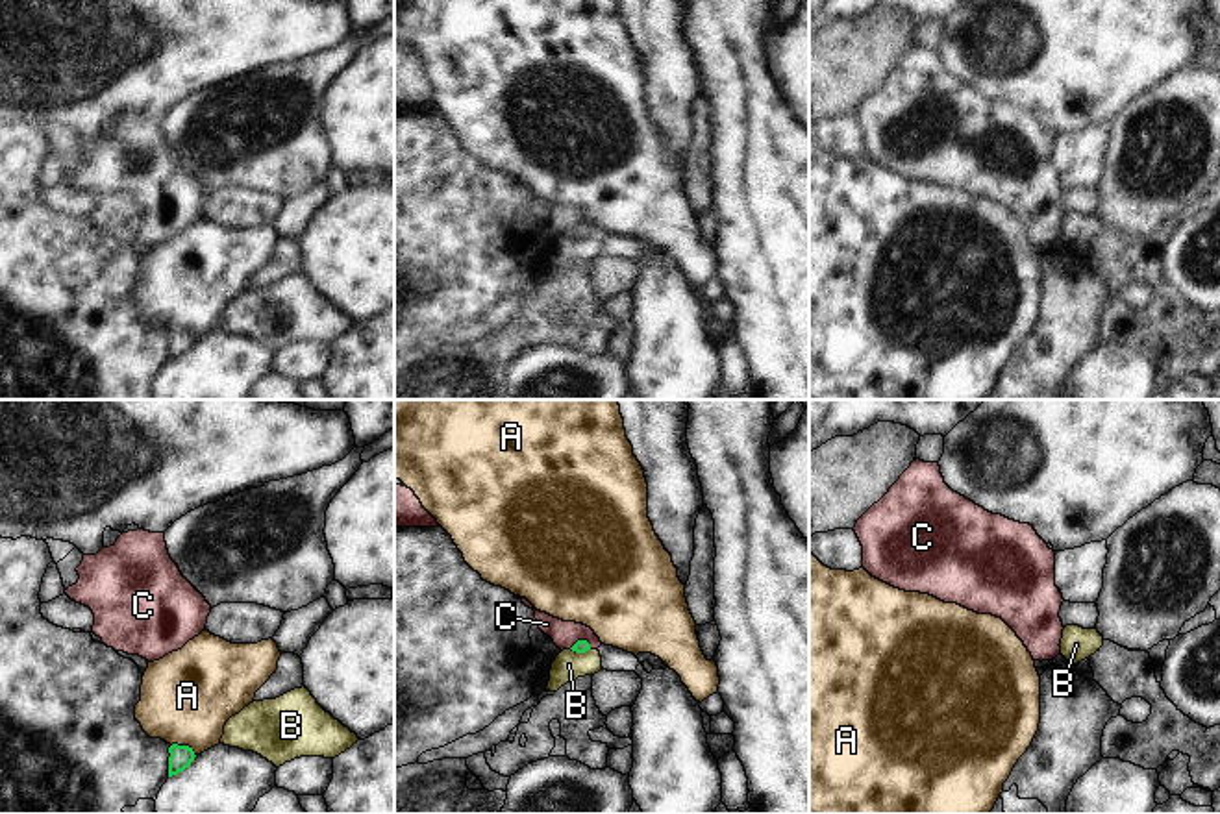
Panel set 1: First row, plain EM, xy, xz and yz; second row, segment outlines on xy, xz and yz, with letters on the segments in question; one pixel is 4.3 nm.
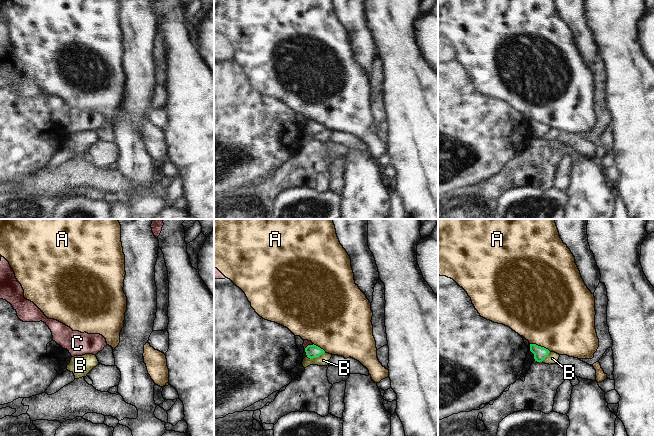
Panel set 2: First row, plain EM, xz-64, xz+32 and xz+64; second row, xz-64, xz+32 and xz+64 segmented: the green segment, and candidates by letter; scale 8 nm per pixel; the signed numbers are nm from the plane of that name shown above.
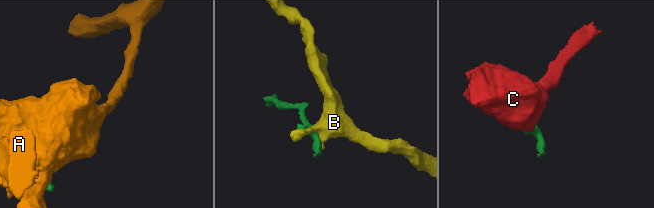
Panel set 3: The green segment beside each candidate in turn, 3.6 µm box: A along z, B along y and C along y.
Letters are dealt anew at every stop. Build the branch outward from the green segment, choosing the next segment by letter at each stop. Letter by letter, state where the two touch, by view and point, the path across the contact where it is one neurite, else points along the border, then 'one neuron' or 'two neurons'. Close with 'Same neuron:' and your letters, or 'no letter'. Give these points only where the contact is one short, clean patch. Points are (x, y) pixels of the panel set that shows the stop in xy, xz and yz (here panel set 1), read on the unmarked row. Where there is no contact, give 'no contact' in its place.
A: meets green in xy at (184, 332); two neurons
B: meets green in xz at (580, 237); two neurons
C: meets green in xz at (580, 226); border along xz (591, 230), (576, 226), (569, 234); two neurons
Same neuron: no letter

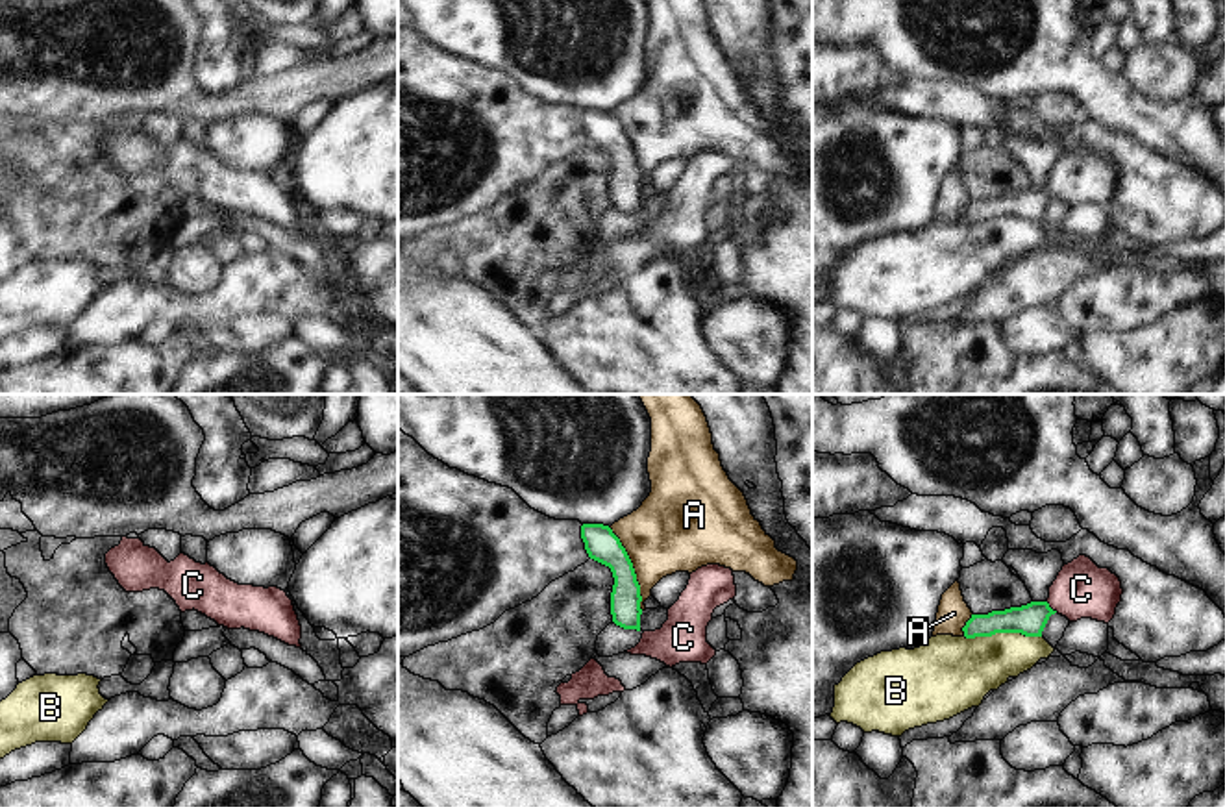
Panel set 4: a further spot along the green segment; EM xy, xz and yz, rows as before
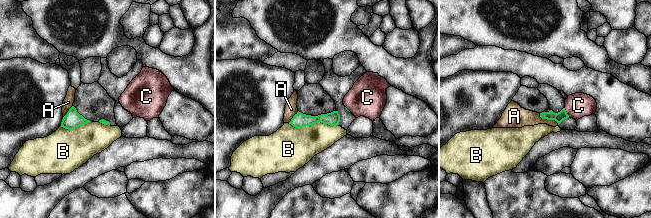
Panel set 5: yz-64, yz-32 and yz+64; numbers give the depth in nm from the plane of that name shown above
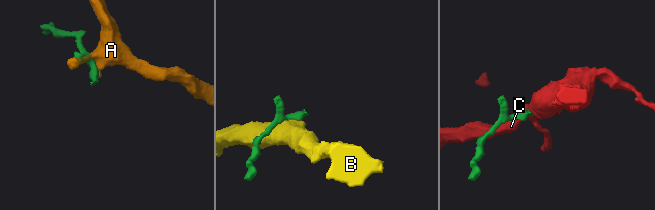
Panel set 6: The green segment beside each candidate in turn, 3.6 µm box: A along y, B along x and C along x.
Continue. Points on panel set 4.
A: meets green in xz at (633, 154); two neurons
B: meets green in yz at (1002, 217); two neurons
C: meets green in yz at (1050, 193); runs through yz (1031, 204), (1050, 193), (1081, 174); one neuron
Same neuron: C

